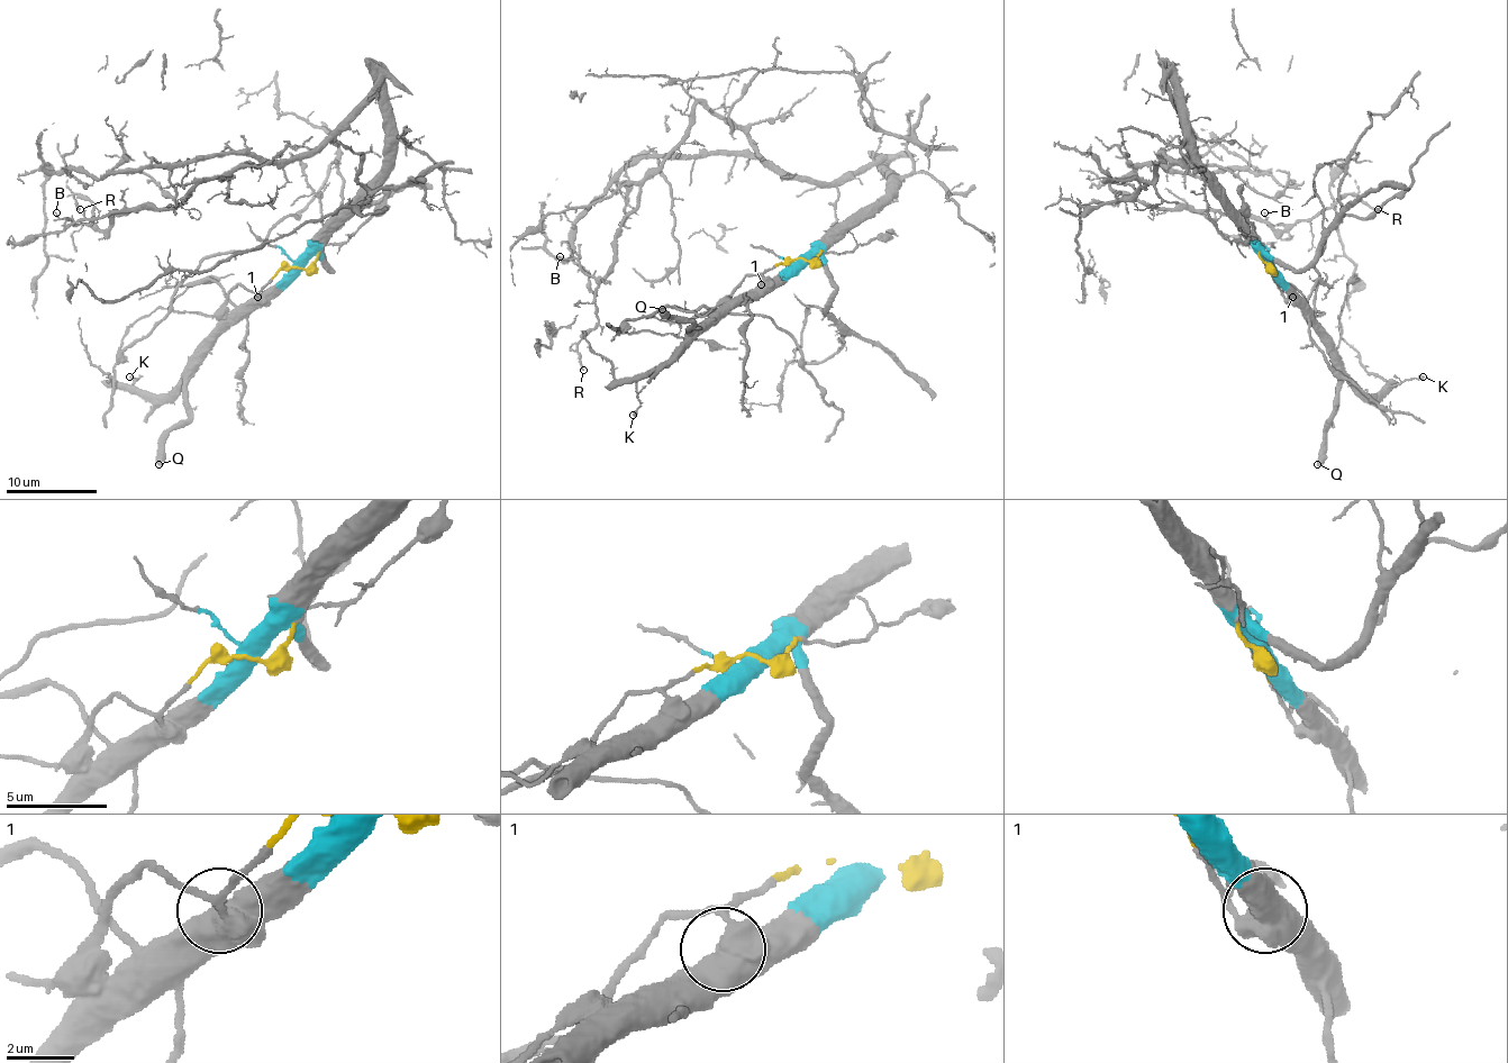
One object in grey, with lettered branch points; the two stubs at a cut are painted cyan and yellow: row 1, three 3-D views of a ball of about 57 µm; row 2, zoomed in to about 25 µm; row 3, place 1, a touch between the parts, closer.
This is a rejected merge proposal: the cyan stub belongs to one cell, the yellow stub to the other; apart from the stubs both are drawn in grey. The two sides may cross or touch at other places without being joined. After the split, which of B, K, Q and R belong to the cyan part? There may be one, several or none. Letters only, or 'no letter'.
B, K, Q, R

